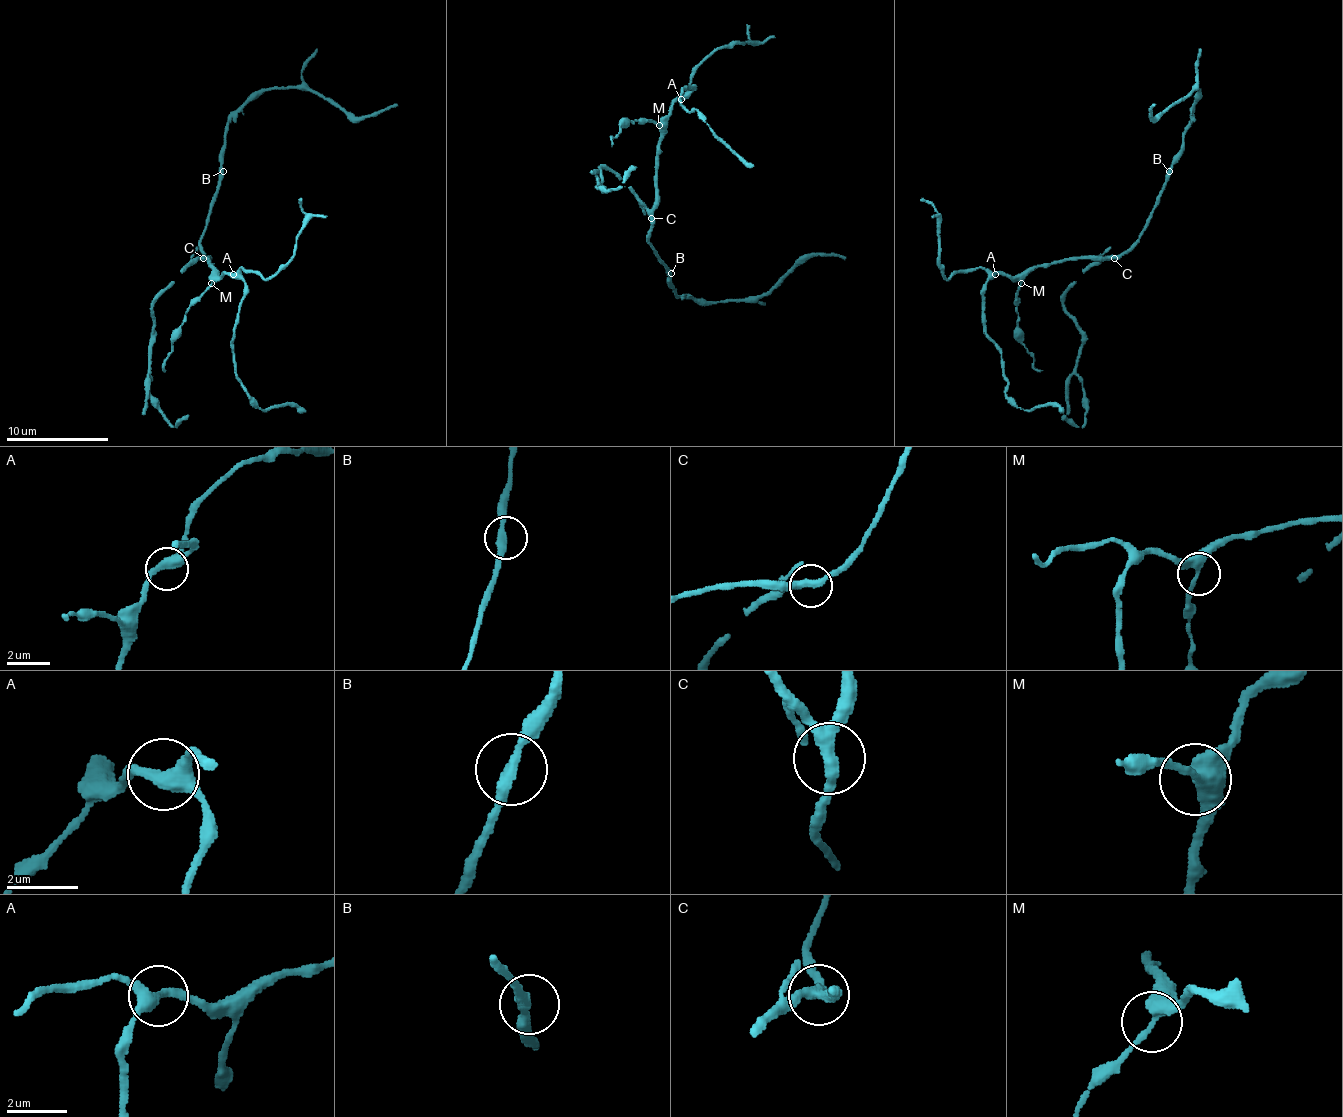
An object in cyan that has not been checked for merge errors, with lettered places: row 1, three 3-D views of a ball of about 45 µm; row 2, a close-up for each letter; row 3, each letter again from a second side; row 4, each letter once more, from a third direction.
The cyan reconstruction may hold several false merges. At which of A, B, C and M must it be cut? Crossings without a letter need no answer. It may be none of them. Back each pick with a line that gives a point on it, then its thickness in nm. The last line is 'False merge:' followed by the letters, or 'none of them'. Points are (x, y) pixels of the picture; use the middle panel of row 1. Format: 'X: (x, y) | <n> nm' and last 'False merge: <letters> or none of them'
False merge: none of them

